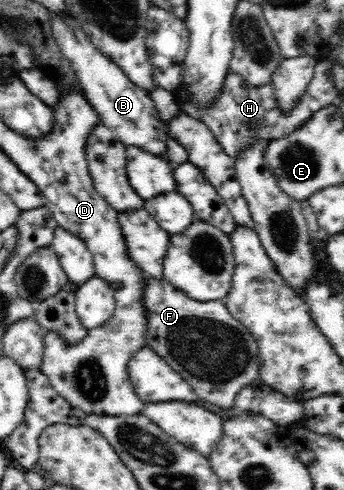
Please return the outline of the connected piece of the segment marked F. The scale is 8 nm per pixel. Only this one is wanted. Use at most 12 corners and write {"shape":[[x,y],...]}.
{"shape":[[143,279],[145,346],[228,410],[259,346],[223,301]]}

